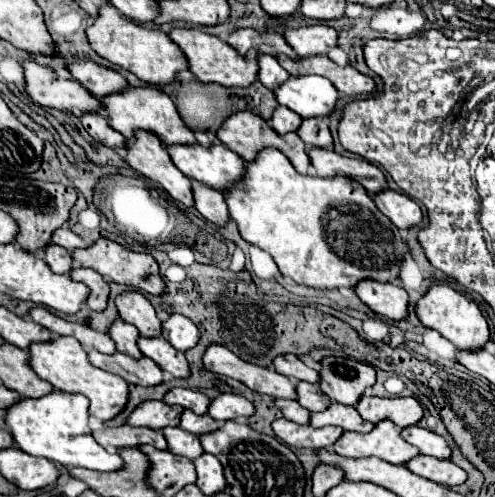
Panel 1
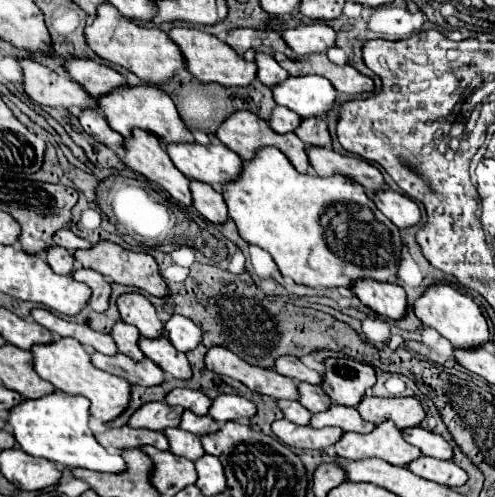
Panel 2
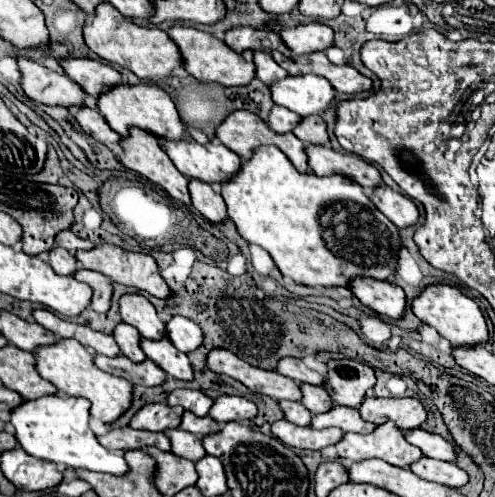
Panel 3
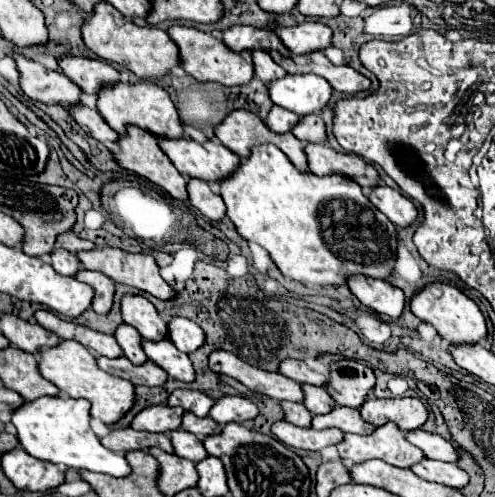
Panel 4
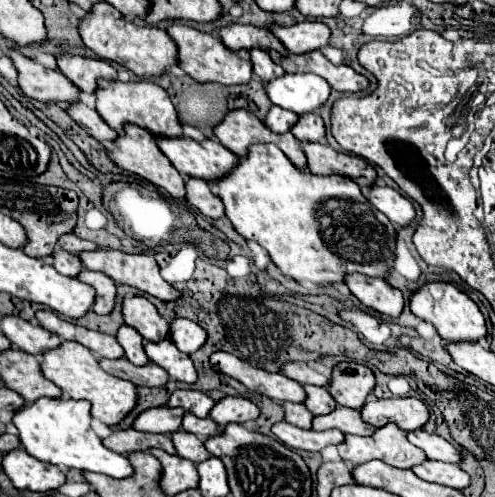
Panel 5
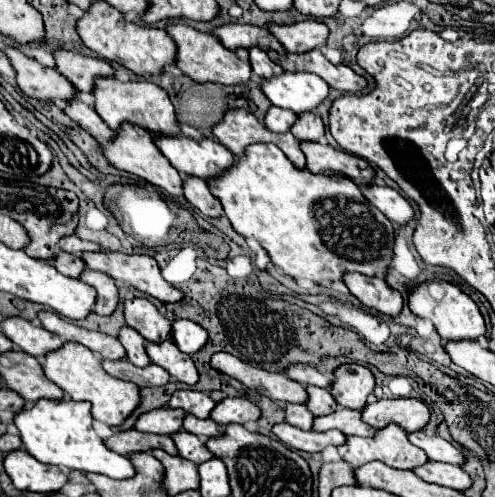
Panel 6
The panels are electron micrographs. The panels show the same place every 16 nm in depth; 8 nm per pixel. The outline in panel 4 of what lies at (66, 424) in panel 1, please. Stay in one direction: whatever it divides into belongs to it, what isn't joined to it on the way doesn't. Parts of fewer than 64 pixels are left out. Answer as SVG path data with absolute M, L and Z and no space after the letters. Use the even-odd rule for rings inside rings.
M44 396L30 404L20 406L14 416L12 424L18 430L20 446L34 458L60 464L74 470L90 470L102 472L114 478L124 478L132 472L124 454L110 452L100 444L100 438L90 428L90 404L88 400L74 400L66 396Z

